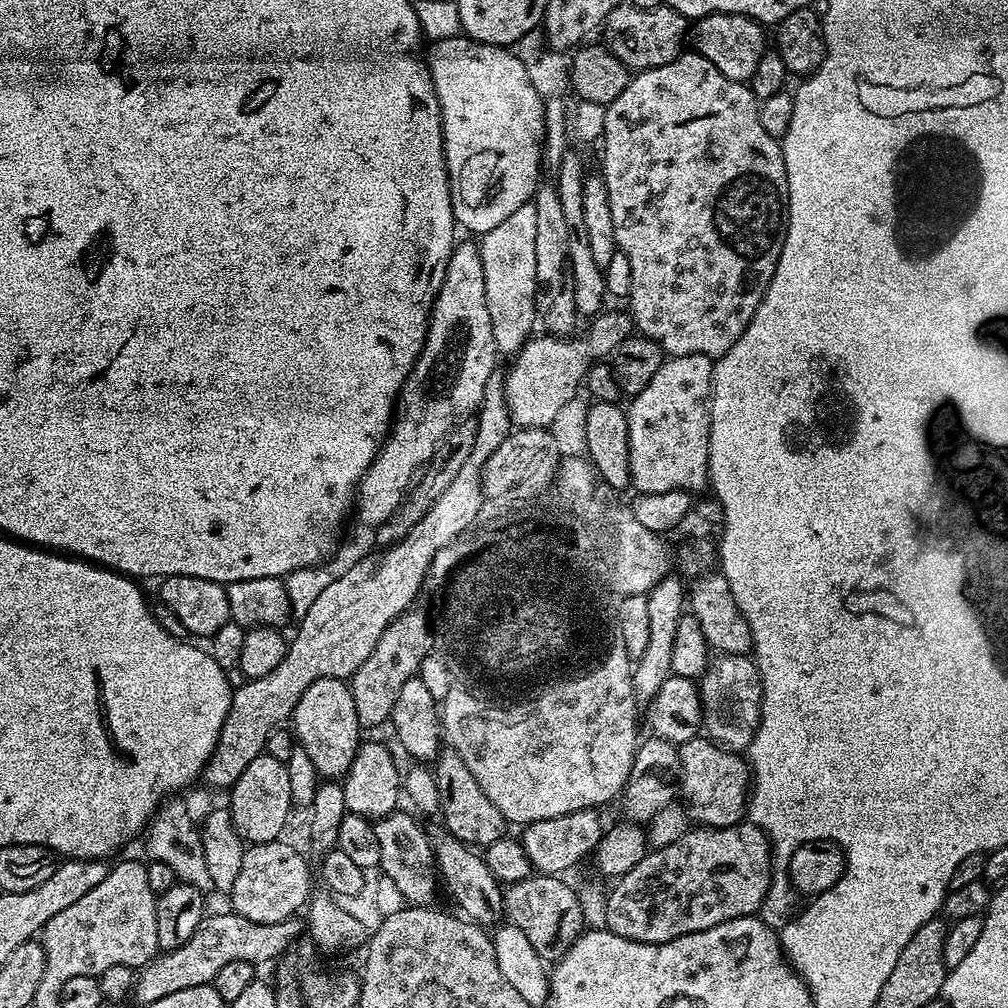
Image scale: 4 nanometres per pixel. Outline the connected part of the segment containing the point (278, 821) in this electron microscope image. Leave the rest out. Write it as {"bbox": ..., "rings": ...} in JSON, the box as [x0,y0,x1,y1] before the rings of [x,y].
{"bbox":[230,754,294,845],"rings":[[[267,754],[254,758],[254,762],[250,762],[246,770],[242,770],[242,780],[232,784],[230,795],[232,825],[236,827],[241,840],[254,845],[281,839],[283,832],[280,831],[287,826],[288,815],[294,811],[287,764],[278,762],[278,758],[270,758]]]}

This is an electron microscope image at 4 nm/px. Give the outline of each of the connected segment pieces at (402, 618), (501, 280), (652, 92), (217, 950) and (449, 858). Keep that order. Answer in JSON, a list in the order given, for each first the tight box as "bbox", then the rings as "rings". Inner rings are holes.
[{"bbox":[350,610,434,729],"rings":[[[417,610],[402,613],[378,638],[378,646],[358,666],[358,670],[350,677],[350,687],[354,698],[354,710],[358,710],[358,722],[361,729],[376,728],[379,724],[387,725],[392,718],[394,701],[406,686],[419,673],[422,658],[426,658],[434,648],[434,632],[430,620]]]},{"bbox":[478,203,538,357],"rings":[[[535,203],[518,206],[506,222],[483,233],[478,245],[485,268],[486,307],[493,323],[494,346],[501,357],[511,357],[533,335],[538,324],[536,310],[536,243],[538,210]]]},{"bbox":[604,51,788,358],"rings":[[[685,51],[674,62],[657,68],[637,71],[629,79],[626,90],[606,105],[604,142],[604,185],[610,202],[610,218],[614,222],[616,247],[626,254],[632,275],[632,293],[626,297],[632,303],[630,315],[635,331],[647,336],[669,357],[686,354],[702,354],[713,358],[723,358],[740,341],[740,336],[748,328],[760,304],[764,291],[772,280],[774,270],[780,261],[780,251],[784,245],[786,227],[786,205],[788,202],[788,179],[784,165],[784,150],[781,141],[766,134],[766,126],[760,121],[760,104],[747,83],[731,80],[722,74],[699,52]]]},{"bbox":[131,910,302,1006],"rings":[[[231,910],[220,912],[217,916],[205,915],[198,930],[194,930],[190,942],[182,942],[182,946],[169,952],[161,951],[149,964],[136,972],[136,983],[132,986],[131,999],[144,1006],[151,1006],[154,1002],[158,1002],[158,998],[174,994],[174,990],[190,990],[190,986],[211,984],[218,970],[222,970],[222,966],[235,960],[250,962],[257,966],[263,966],[267,960],[276,962],[299,938],[300,930],[302,934],[302,924],[298,921],[299,919],[293,918],[273,924],[250,922],[248,918],[242,918]]]},{"bbox":[430,826,504,925],"rings":[[[437,826],[430,832],[432,850],[439,879],[448,886],[453,900],[460,906],[459,911],[473,924],[495,925],[504,911],[504,893],[499,880],[495,880],[488,863],[479,851],[463,844],[458,838],[449,836],[443,827]],[[496,920],[496,921],[495,921]]]}]

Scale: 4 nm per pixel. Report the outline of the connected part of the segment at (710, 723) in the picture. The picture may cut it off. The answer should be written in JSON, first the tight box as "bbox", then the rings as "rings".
{"bbox":[698,654,764,753],"rings":[[[744,654],[717,655],[699,677],[698,687],[702,705],[702,724],[705,729],[708,727],[707,735],[717,744],[743,753],[750,746],[760,725],[760,701],[764,695],[755,659]]]}

